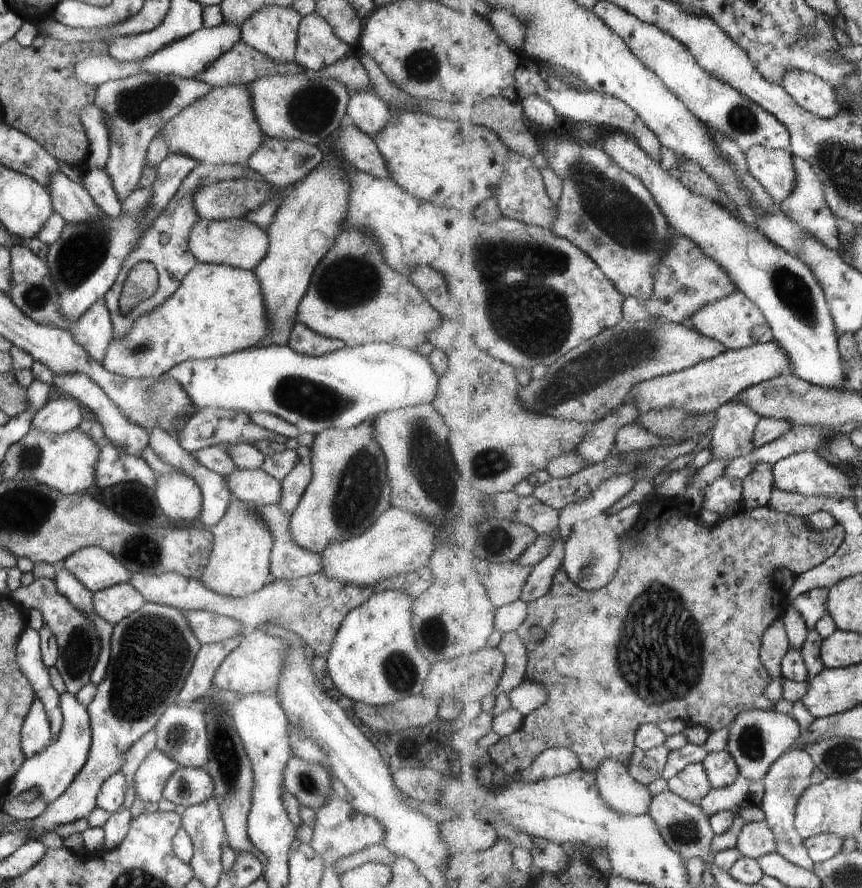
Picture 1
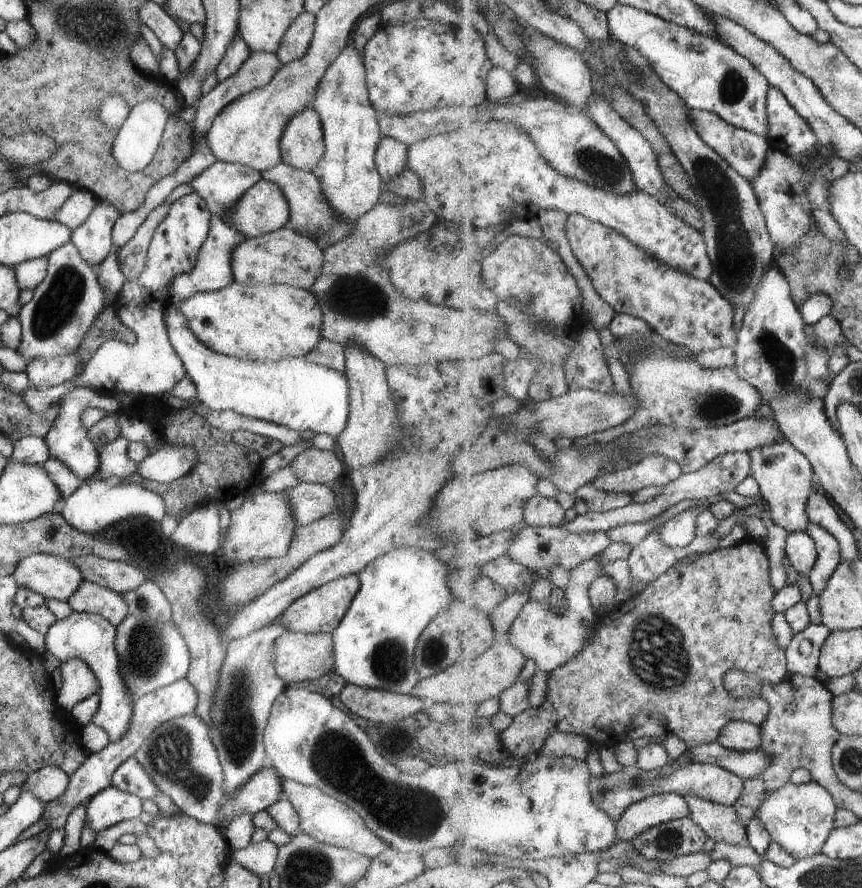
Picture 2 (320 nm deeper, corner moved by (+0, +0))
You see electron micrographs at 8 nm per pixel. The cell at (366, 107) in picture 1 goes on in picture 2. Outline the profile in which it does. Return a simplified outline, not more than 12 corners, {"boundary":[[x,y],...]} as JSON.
{"boundary":[[381,137],[375,170],[388,184],[406,167],[406,144]]}

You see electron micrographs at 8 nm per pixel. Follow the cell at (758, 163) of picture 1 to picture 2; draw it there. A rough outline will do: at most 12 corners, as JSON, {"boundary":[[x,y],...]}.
{"boundary":[[692,110],[699,136],[750,182],[767,164],[767,138],[714,112]]}

